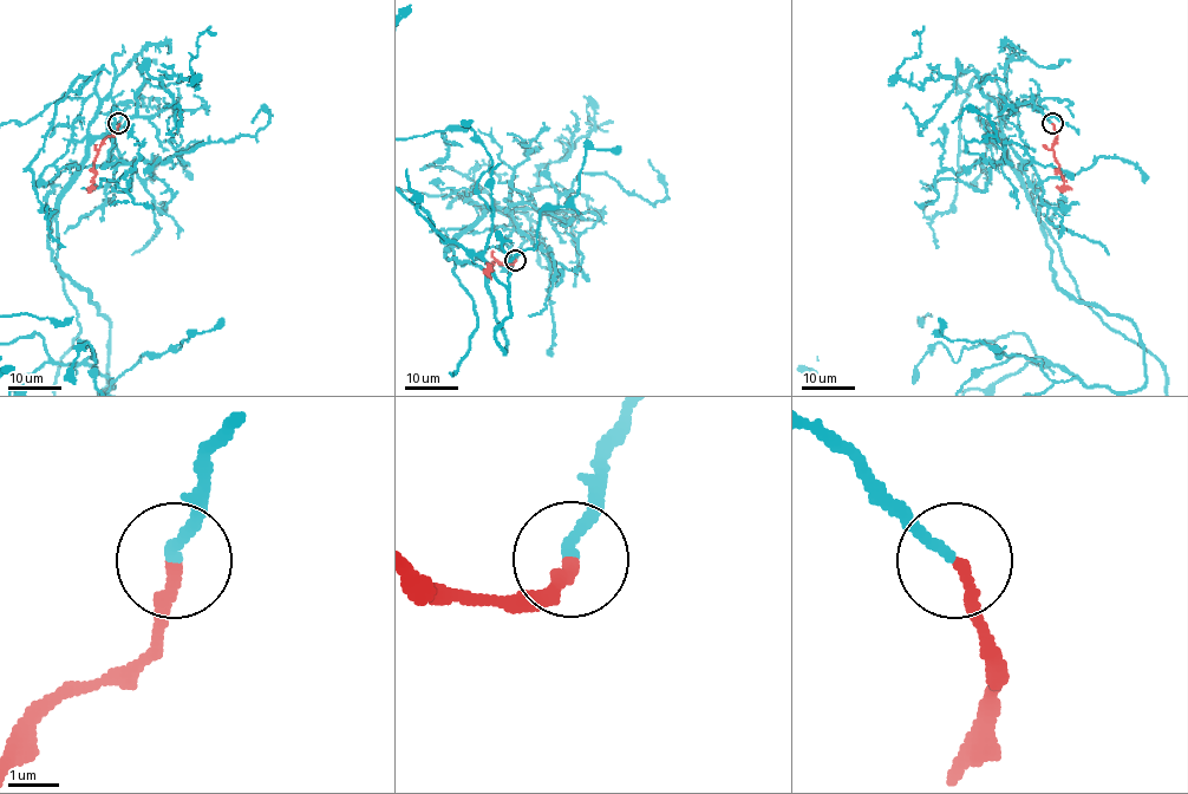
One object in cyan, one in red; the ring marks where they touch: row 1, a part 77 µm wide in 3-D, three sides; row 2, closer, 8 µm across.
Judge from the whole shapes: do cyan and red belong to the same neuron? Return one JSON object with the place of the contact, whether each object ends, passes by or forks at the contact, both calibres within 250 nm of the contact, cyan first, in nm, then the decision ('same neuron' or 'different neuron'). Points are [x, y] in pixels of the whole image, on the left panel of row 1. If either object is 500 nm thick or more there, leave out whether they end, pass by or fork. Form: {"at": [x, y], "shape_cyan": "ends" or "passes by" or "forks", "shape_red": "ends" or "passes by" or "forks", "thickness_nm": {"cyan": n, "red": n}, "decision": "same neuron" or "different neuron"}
{"at": [118, 123], "shape_cyan": "ends", "shape_red": "ends", "thickness_nm": {"cyan": 220, "red": 240}, "decision": "same neuron"}

